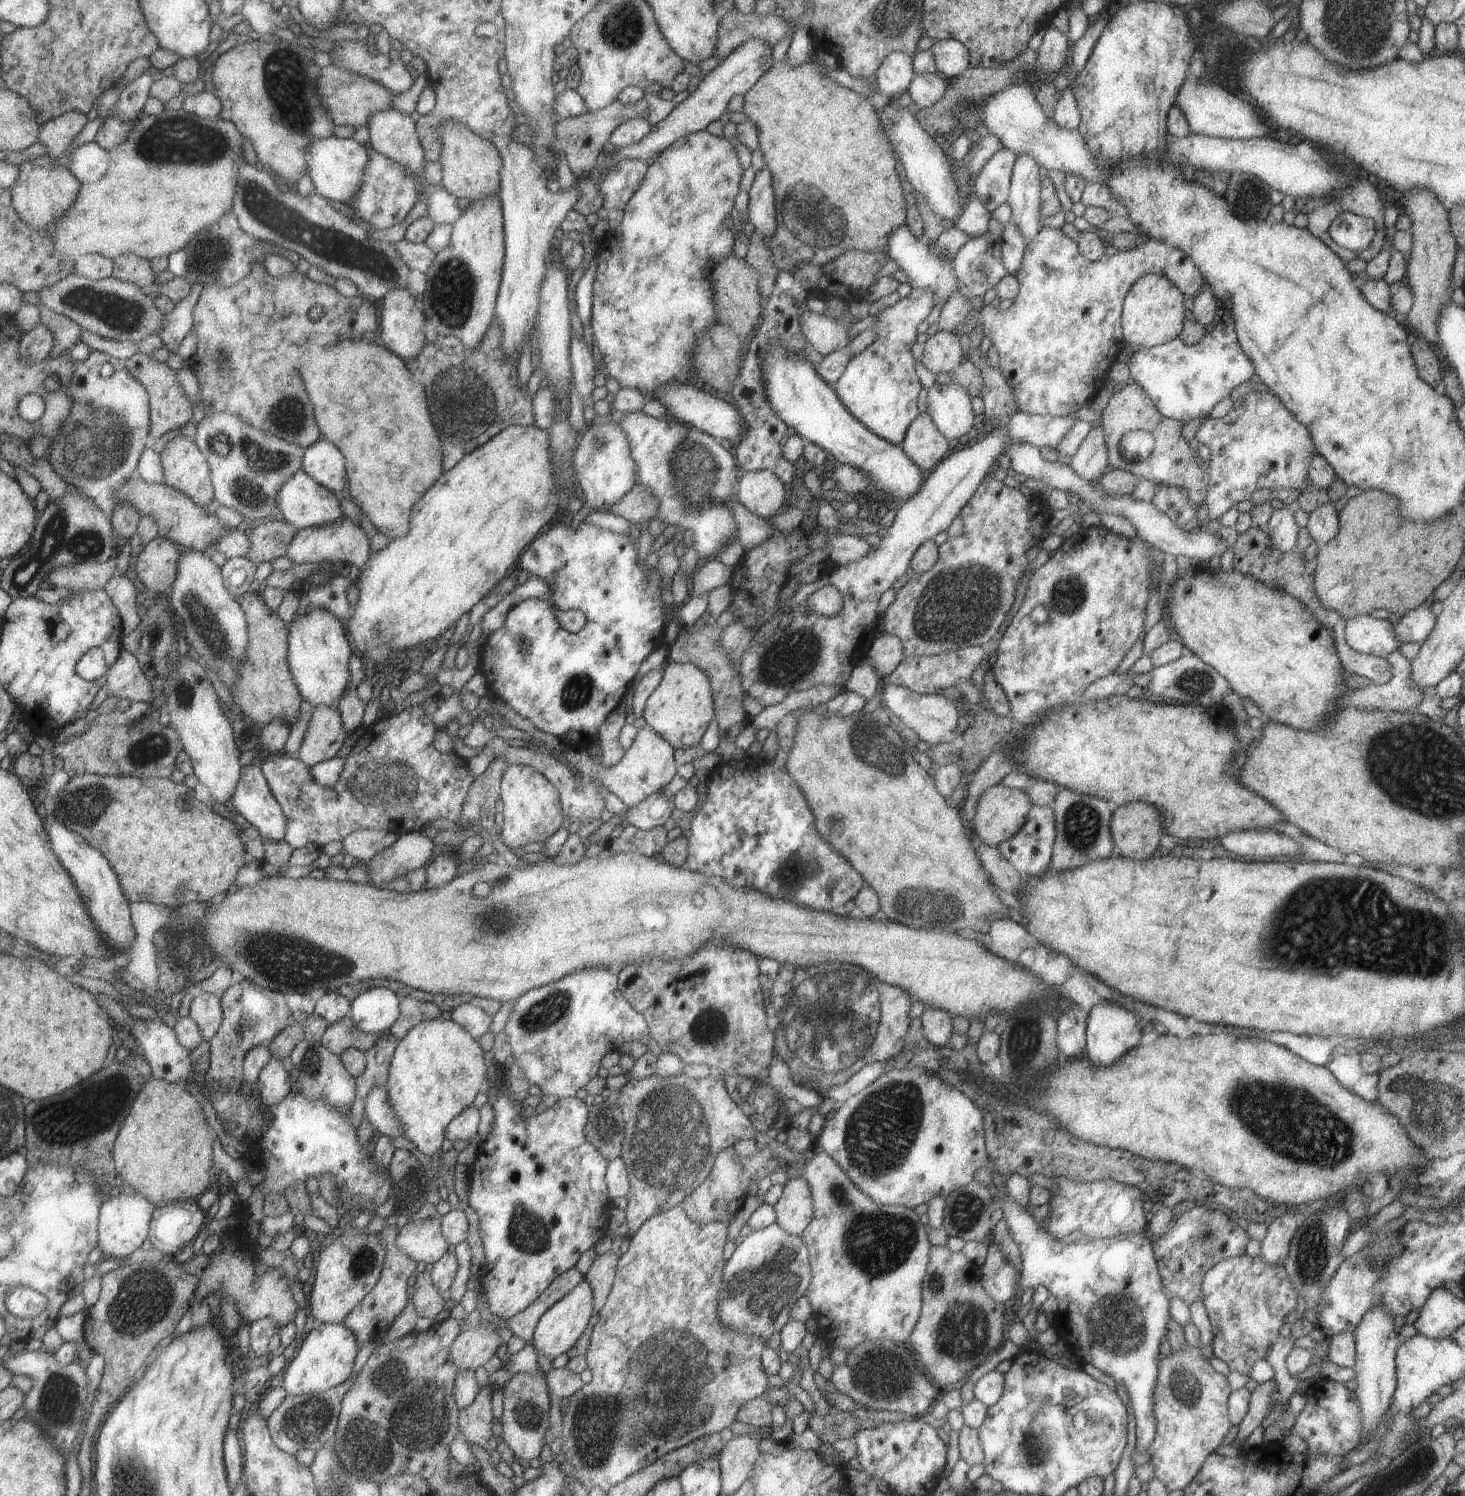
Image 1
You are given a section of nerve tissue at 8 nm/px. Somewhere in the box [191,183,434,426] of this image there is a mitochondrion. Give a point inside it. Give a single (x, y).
(220, 363)

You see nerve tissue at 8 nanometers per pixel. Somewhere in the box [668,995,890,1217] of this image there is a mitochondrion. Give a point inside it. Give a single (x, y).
(711, 1025)

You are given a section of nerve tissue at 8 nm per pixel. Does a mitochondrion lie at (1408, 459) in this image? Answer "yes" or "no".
yes

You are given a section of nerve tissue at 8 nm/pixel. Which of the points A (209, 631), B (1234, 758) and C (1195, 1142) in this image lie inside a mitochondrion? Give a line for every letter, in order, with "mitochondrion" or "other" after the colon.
A: mitochondrion
B: other
C: other

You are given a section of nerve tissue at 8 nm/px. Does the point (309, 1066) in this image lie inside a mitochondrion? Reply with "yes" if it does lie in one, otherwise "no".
yes

